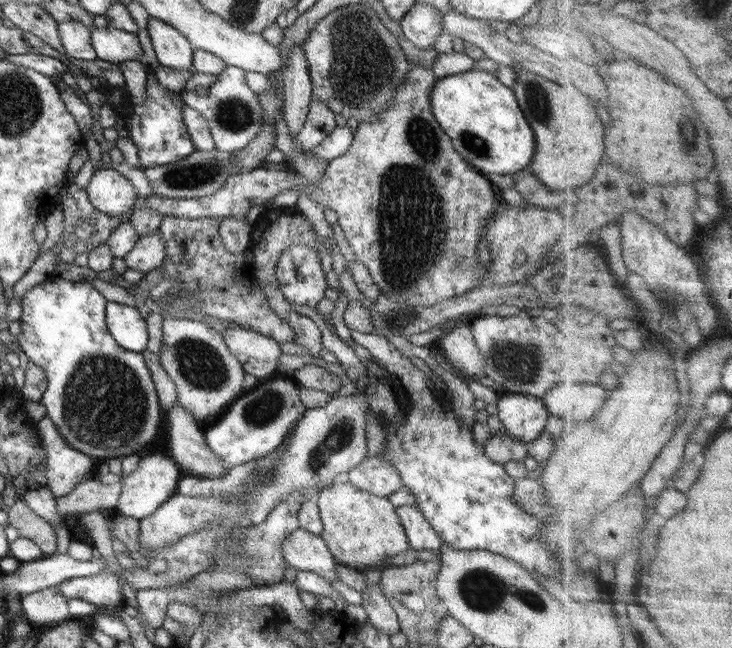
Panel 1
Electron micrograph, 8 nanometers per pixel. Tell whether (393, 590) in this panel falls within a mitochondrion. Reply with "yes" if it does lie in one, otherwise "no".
no

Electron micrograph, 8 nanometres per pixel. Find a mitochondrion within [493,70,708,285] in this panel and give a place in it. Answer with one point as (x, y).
(537, 100)

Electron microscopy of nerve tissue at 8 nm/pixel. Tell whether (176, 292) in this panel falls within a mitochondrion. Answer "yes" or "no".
yes

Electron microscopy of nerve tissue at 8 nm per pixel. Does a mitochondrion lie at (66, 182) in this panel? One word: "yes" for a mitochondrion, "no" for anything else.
no

